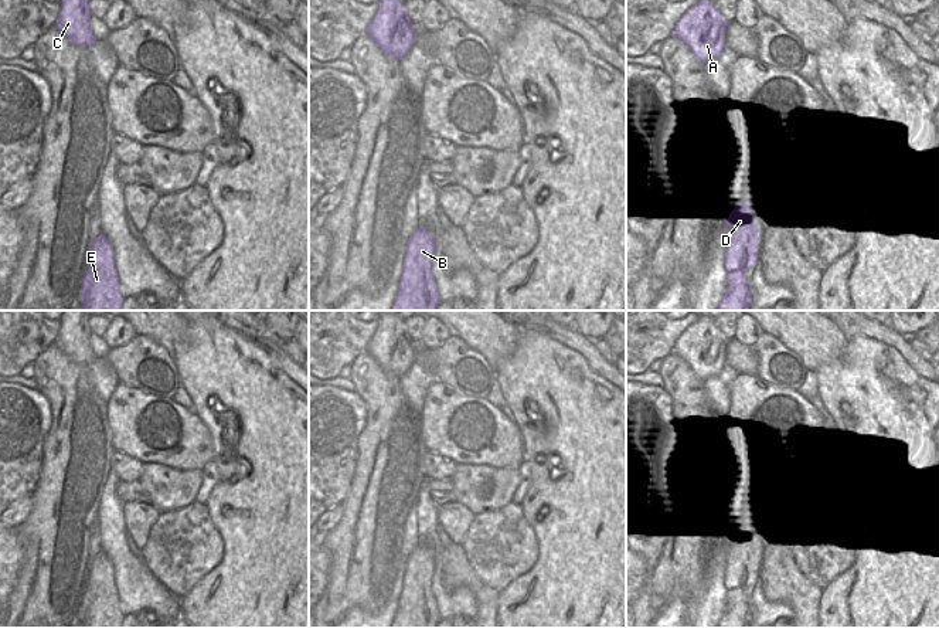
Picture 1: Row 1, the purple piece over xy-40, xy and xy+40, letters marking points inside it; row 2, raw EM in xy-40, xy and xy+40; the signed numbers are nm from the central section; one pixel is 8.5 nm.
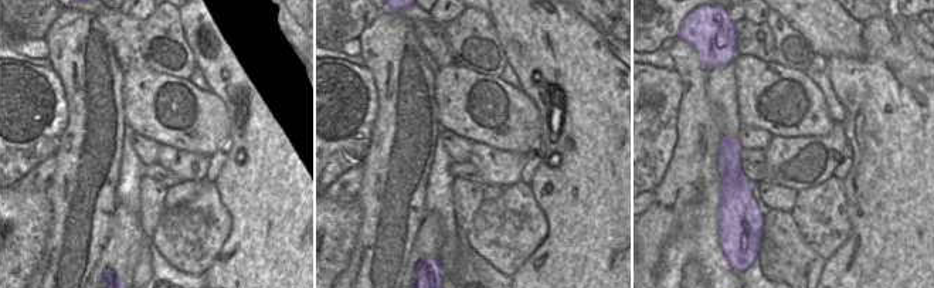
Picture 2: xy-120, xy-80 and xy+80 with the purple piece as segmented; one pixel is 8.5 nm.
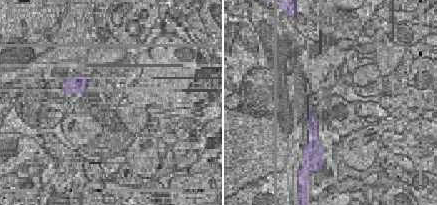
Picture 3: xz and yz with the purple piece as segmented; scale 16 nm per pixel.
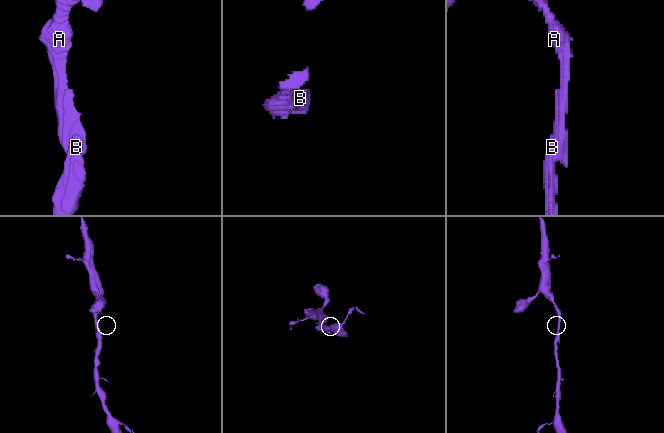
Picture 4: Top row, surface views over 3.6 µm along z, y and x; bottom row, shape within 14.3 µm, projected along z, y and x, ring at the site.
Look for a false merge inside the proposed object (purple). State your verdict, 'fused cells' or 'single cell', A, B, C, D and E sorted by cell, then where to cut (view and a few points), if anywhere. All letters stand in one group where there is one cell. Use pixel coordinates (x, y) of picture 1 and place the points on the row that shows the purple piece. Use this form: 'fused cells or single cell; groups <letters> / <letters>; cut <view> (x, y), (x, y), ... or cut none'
single cell; groups A B C D E; cut none

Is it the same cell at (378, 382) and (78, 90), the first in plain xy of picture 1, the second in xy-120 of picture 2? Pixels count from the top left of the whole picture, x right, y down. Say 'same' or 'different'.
same

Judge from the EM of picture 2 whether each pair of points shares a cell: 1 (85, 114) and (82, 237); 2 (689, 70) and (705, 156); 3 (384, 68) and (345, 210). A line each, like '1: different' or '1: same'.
1: same
2: same
3: different

